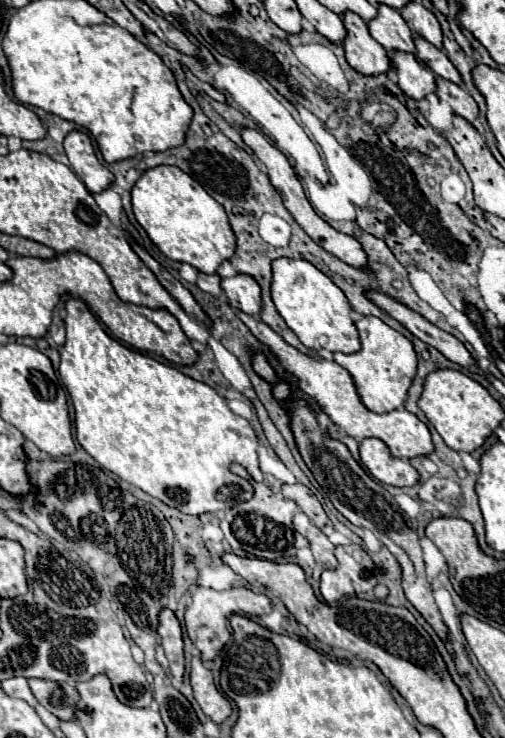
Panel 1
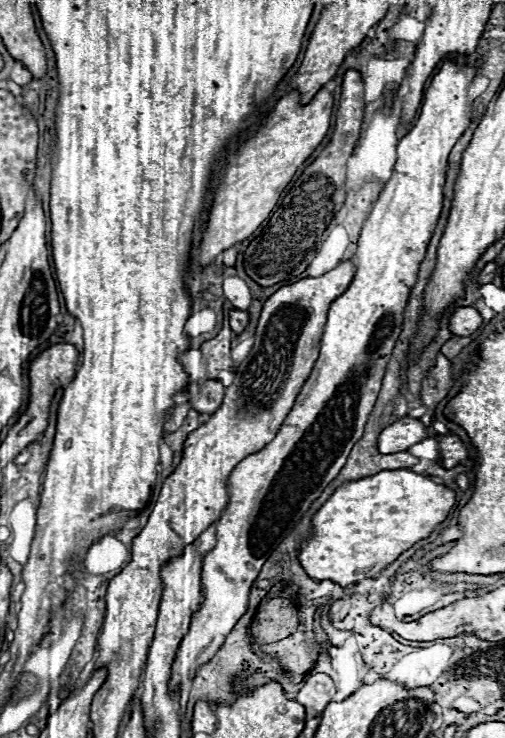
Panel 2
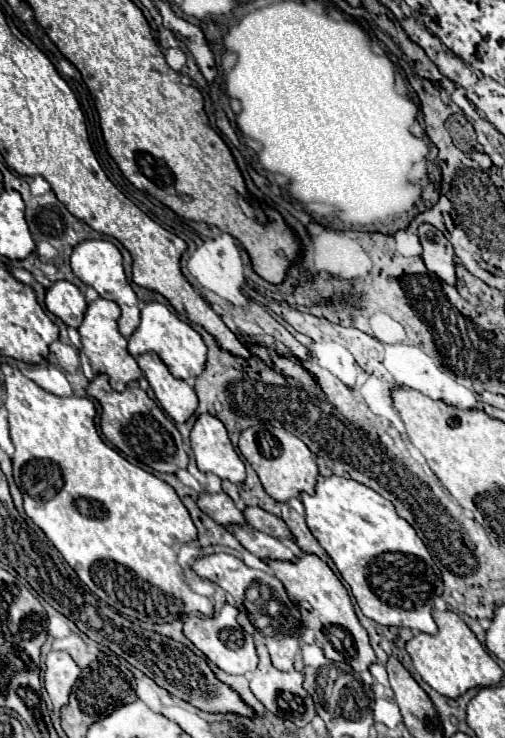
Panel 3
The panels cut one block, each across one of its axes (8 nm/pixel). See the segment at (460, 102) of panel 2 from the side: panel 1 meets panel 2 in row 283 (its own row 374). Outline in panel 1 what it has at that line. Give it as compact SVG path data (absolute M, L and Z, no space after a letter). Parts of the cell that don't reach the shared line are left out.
M364 316L362 320L356 322L356 328L360 332L362 348L356 354L334 354L334 360L350 372L350 376L356 382L358 394L364 402L364 406L372 412L386 414L392 410L404 408L408 388L416 376L416 366L418 358L414 356L414 346L412 342L384 324L376 316Z

